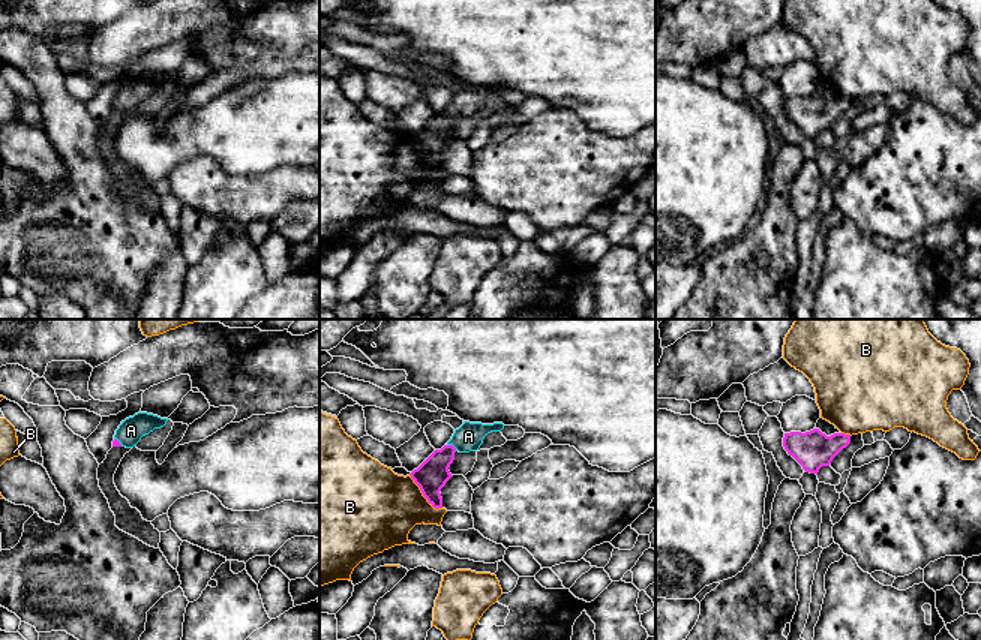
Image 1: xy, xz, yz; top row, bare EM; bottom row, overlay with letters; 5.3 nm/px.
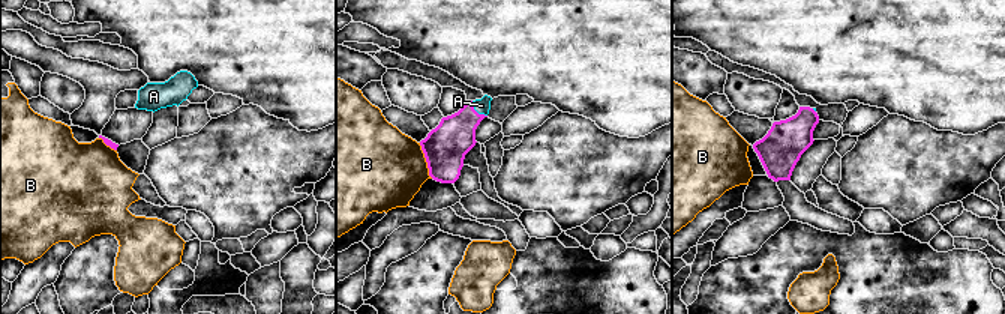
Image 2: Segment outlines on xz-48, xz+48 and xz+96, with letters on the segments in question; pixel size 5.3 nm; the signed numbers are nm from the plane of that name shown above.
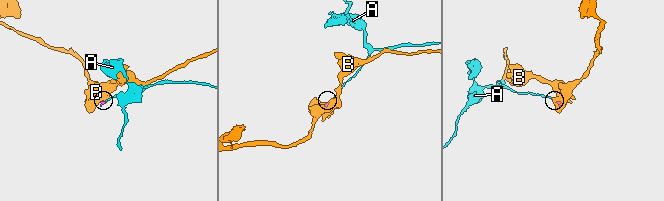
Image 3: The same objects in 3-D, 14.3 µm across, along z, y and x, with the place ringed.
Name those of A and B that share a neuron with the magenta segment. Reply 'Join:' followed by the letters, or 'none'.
Join: A

